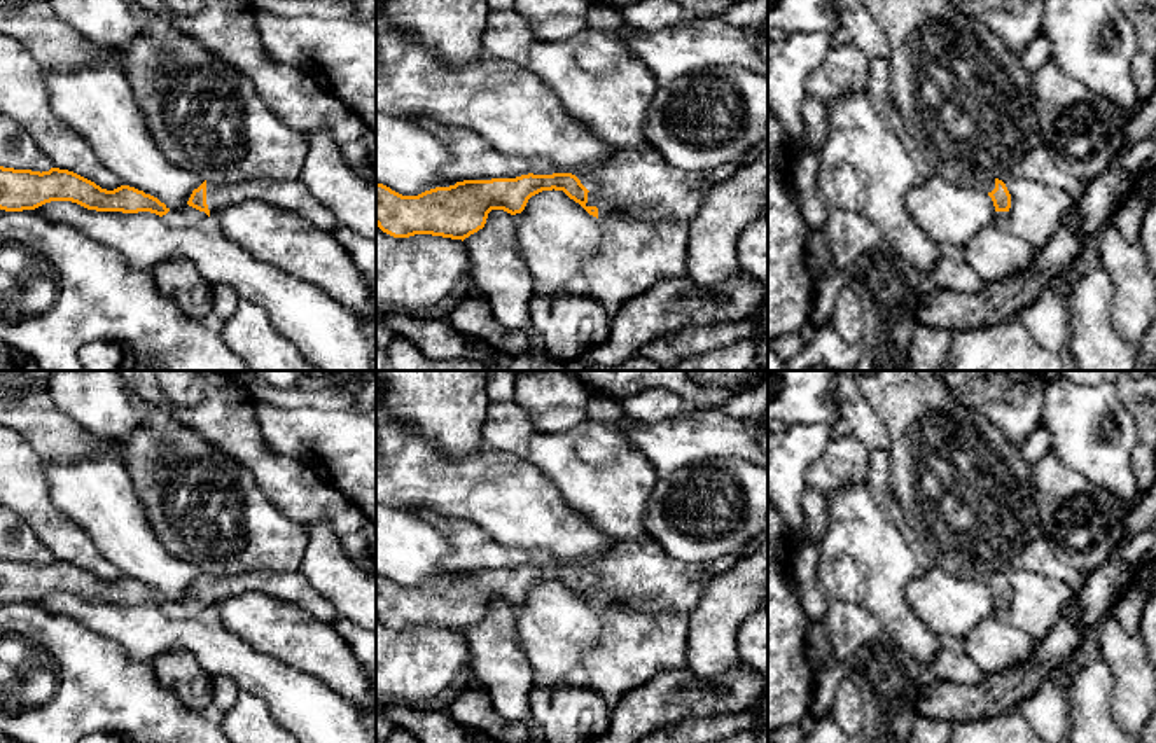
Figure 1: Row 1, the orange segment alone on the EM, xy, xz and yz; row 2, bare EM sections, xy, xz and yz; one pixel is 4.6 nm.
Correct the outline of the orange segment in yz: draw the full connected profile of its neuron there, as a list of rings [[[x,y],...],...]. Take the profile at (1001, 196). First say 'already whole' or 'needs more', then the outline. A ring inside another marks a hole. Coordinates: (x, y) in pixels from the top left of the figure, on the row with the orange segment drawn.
needs more | [[[999,178],[978,180],[978,185],[988,192],[993,201],[995,212],[1009,212],[1011,194],[1006,184]]]

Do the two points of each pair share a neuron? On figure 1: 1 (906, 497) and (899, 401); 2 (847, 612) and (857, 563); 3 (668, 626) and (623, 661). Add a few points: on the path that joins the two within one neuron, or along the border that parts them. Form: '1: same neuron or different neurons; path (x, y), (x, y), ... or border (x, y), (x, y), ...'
1: same neuron; path (906, 472), (906, 425)
2: different neurons; border (829, 600), (857, 602), (882, 626)
3: same neuron; path (658, 637), (633, 651)

